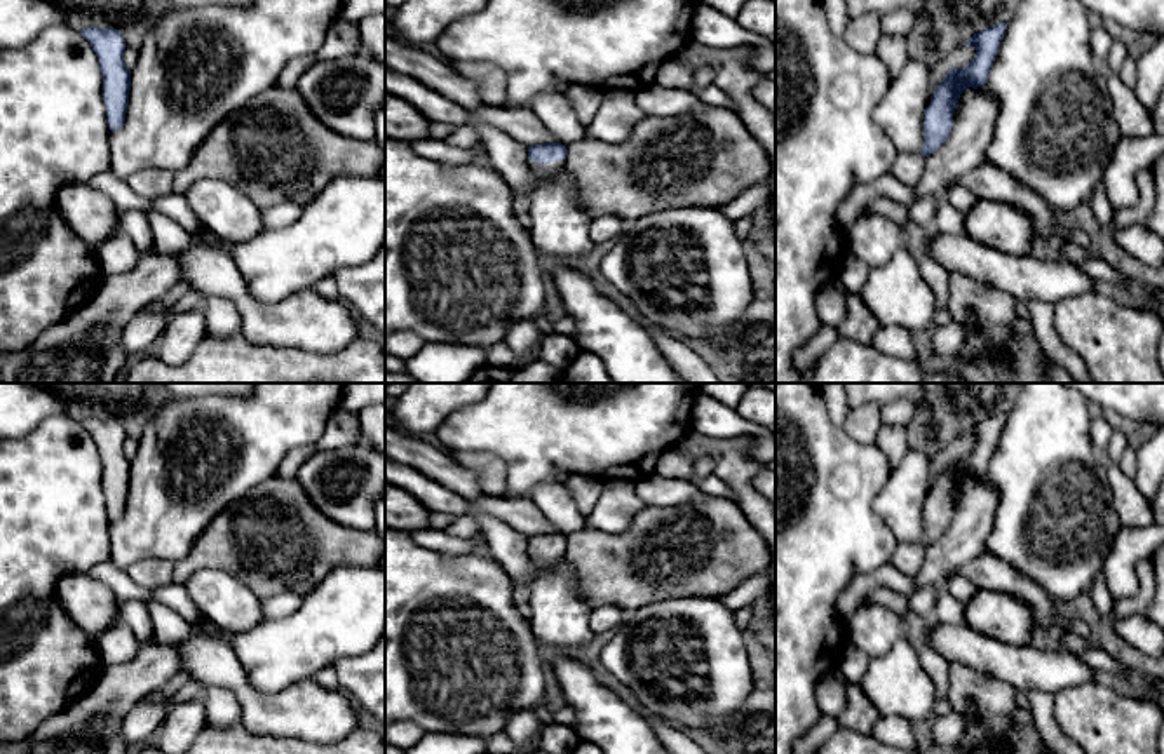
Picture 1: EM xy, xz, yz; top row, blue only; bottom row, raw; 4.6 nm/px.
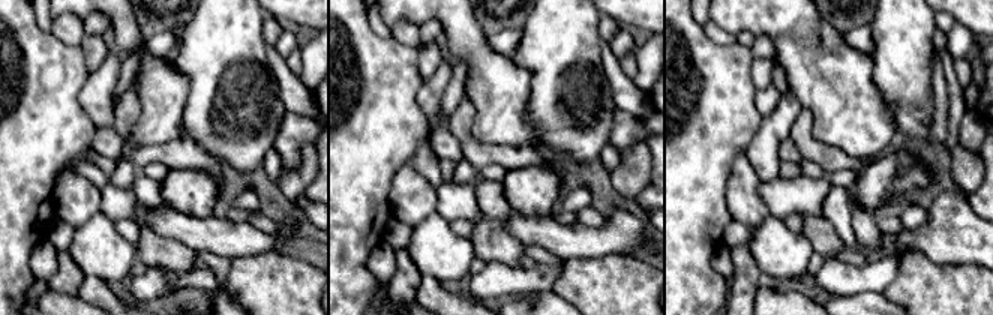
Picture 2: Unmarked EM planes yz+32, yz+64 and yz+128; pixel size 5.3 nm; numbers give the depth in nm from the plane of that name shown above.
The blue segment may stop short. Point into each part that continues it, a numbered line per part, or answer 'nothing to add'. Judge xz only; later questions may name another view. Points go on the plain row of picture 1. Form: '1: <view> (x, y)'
1: xz (539, 561)

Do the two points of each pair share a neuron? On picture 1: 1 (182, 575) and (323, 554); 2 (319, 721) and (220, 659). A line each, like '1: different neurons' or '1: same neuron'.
1: same neuron
2: same neuron

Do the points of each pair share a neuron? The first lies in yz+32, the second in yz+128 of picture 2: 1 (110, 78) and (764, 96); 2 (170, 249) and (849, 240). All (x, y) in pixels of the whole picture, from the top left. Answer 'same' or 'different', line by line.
1: same
2: different

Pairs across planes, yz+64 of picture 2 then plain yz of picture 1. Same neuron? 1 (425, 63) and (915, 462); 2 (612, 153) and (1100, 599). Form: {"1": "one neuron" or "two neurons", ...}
{"1": "two neurons", "2": "one neuron"}

